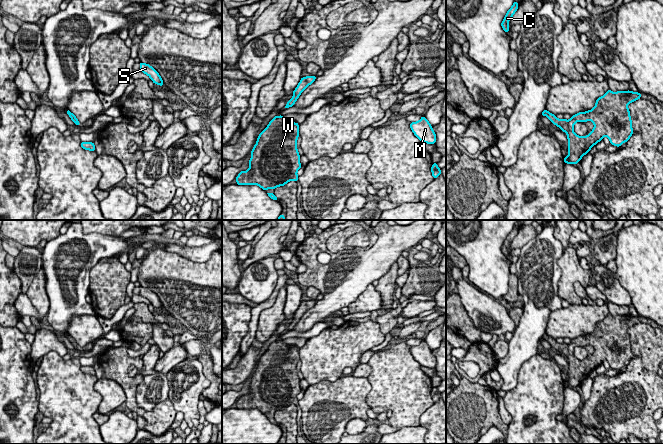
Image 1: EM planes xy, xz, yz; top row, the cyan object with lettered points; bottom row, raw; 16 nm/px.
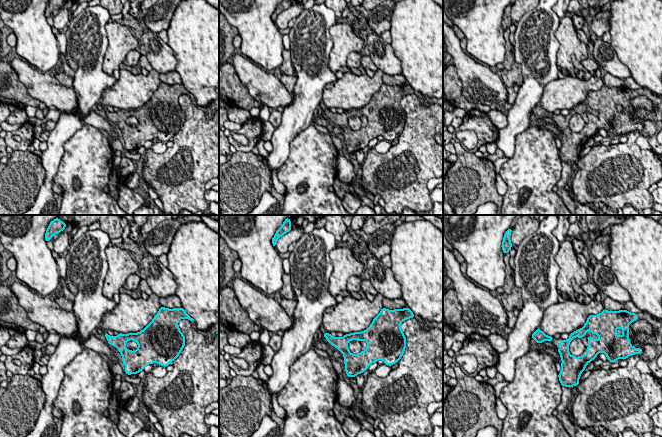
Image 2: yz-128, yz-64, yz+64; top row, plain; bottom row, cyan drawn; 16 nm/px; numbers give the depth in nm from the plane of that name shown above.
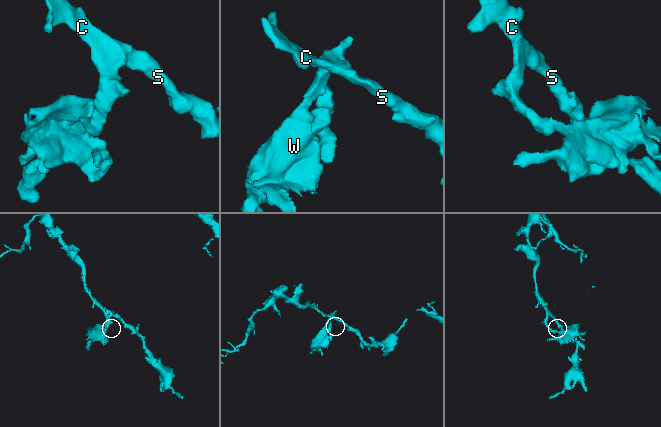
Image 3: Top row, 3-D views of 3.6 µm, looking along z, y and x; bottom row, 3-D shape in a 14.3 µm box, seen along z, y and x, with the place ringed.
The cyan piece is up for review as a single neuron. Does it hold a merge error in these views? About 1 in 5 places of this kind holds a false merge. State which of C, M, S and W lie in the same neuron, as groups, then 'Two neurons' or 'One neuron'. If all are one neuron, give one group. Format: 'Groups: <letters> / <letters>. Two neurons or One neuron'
Groups: C M S W. One neuron

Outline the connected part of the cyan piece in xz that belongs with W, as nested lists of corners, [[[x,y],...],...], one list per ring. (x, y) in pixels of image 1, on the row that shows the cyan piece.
[[[283,115],[275,116],[268,126],[261,131],[251,151],[249,169],[241,171],[236,177],[237,185],[258,185],[263,190],[284,186],[291,180],[298,182],[297,171],[301,168],[300,155],[297,150],[299,124],[289,123]]]

